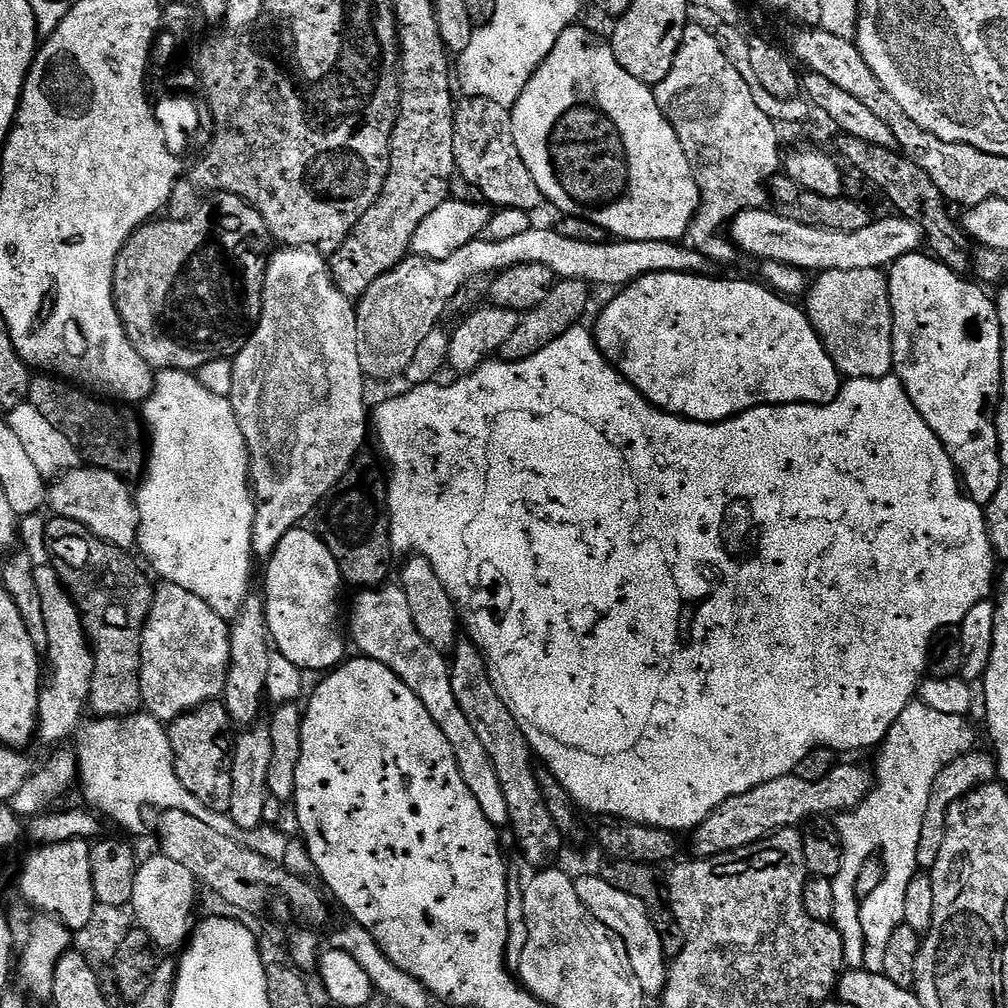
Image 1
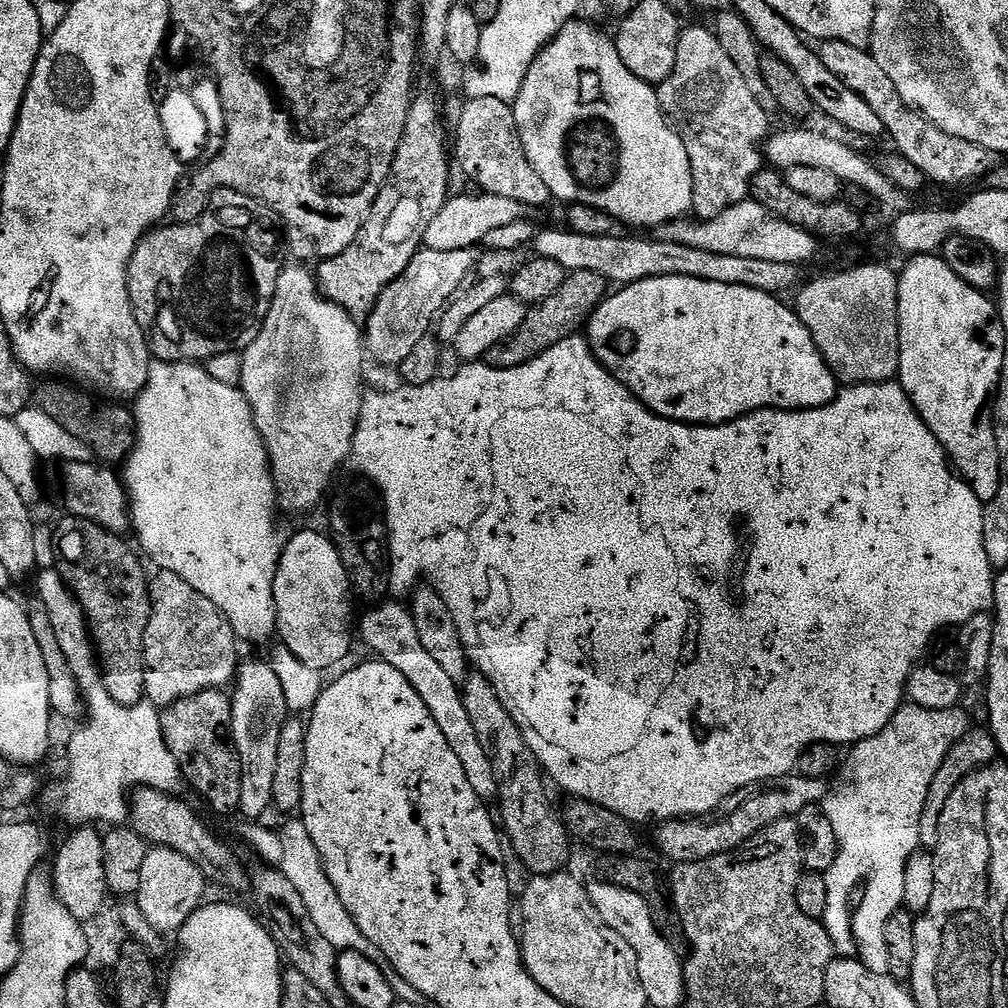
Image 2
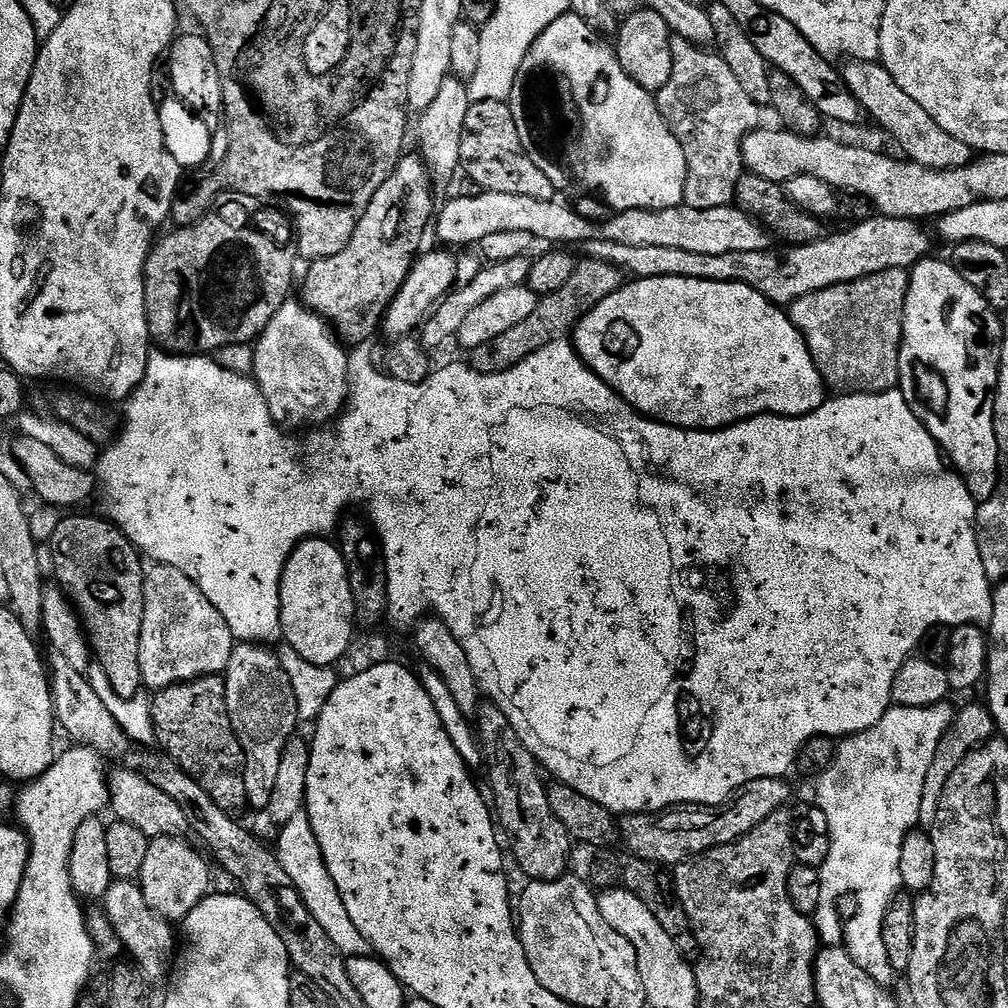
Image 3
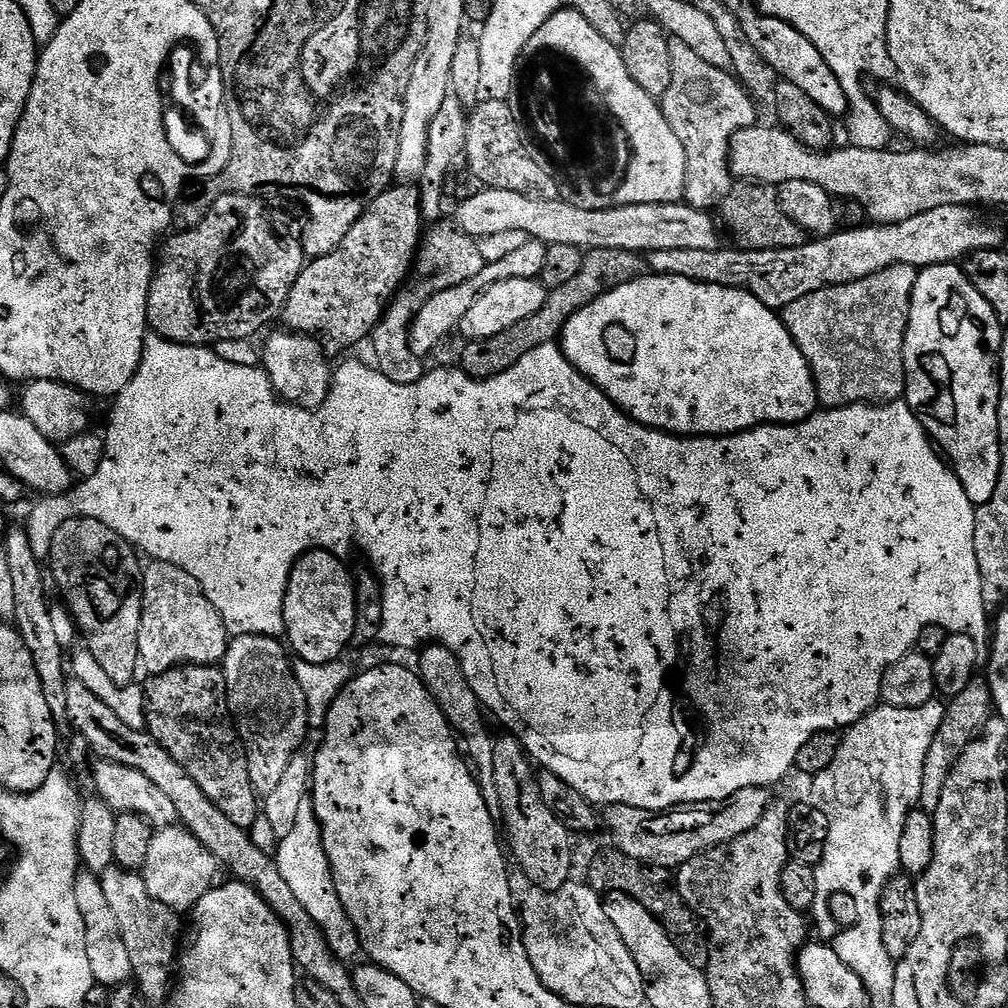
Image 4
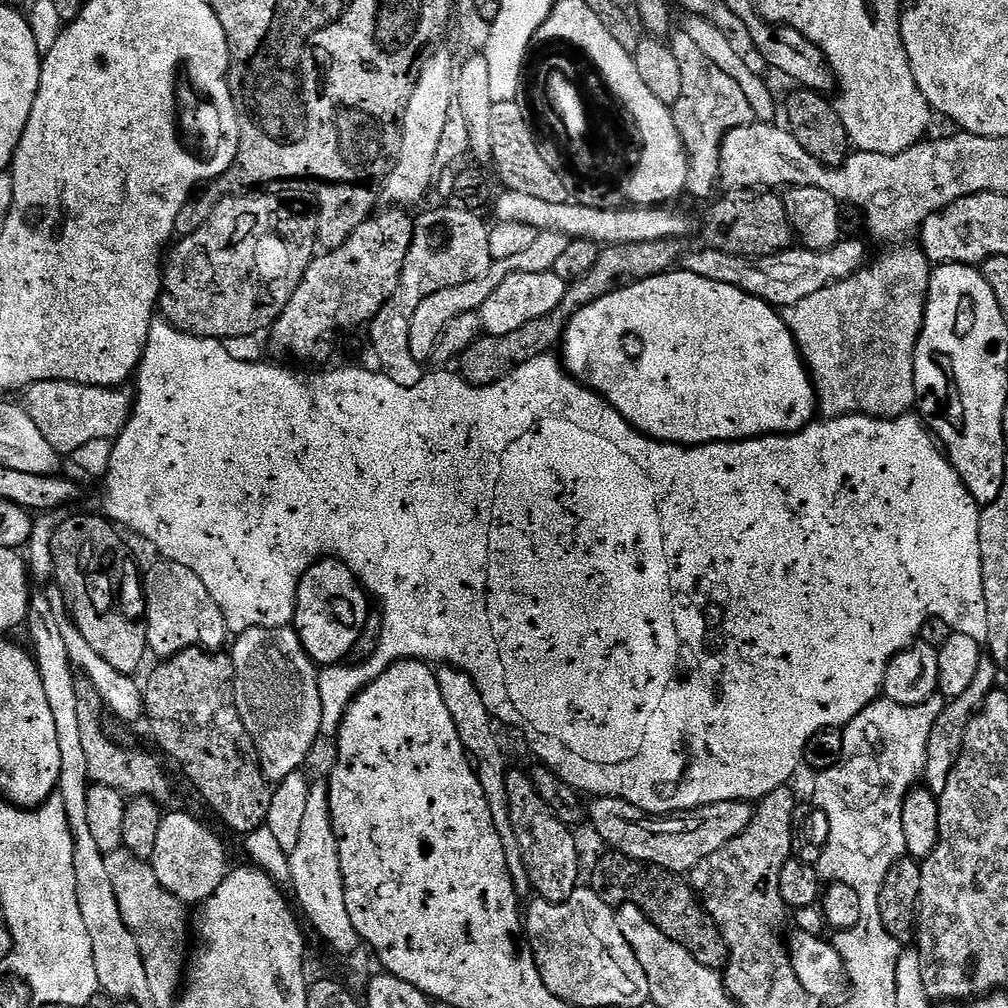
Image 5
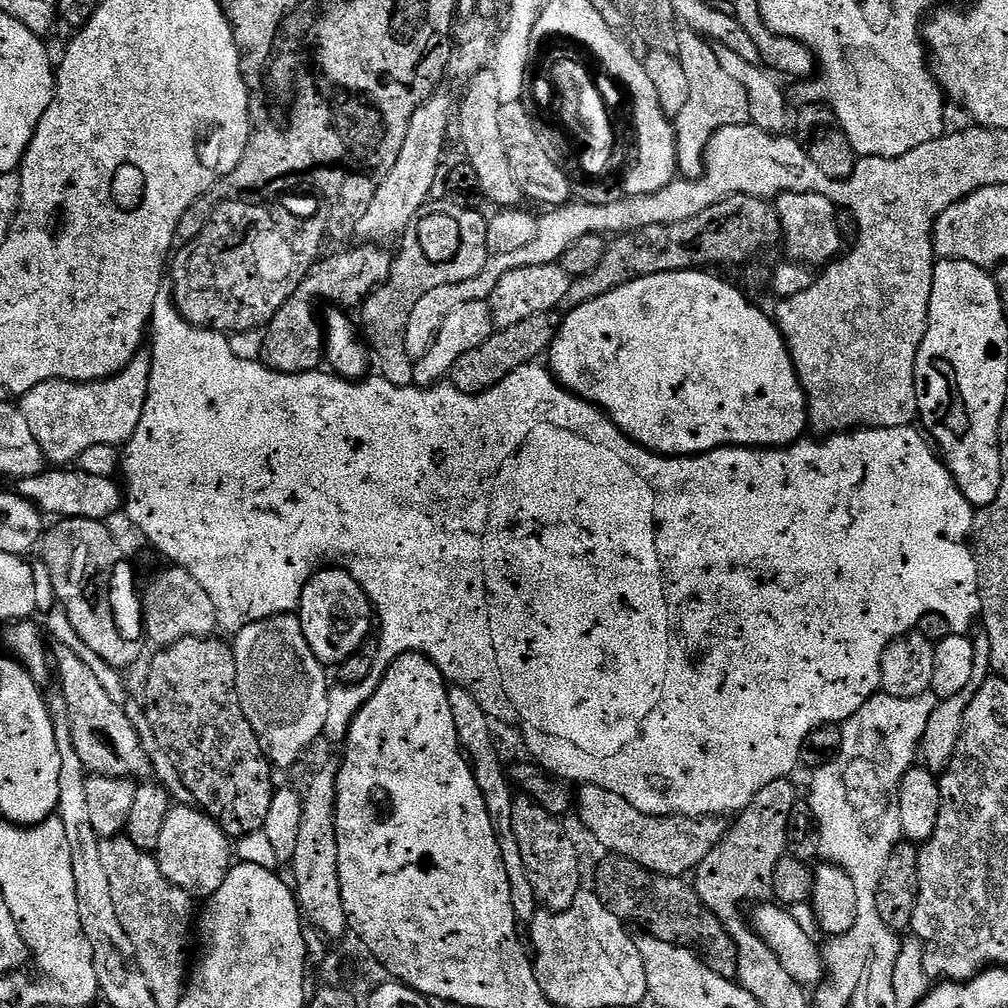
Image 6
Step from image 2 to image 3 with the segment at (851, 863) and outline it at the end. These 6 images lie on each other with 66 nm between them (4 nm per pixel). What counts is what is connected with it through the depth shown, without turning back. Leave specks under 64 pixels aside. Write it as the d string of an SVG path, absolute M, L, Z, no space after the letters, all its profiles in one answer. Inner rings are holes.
M948 702L930 707L902 707L893 705L882 721L870 730L860 731L856 735L845 737L836 749L836 757L830 766L818 778L815 803L822 810L828 823L830 834L830 854L820 867L822 878L822 905L832 906L840 897L854 894L858 898L858 914L843 925L843 947L866 970L874 982L888 986L894 979L890 958L886 958L886 942L882 942L884 909L895 900L902 888L902 842L921 823L922 792L926 786L930 762L948 732L948 727L956 721L957 709Z

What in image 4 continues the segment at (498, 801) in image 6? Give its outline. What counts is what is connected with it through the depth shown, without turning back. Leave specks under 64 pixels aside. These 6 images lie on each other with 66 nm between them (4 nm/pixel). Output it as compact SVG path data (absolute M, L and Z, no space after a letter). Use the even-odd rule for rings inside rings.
M430 644L420 654L420 679L432 691L432 697L444 711L444 717L451 724L452 731L462 738L462 748L474 769L476 783L482 790L482 798L486 798L490 806L498 805L498 782L494 774L494 736L488 733L488 724L484 721L484 705L481 704L478 694L474 694L474 686L470 686L460 665L460 659L450 649L440 644Z

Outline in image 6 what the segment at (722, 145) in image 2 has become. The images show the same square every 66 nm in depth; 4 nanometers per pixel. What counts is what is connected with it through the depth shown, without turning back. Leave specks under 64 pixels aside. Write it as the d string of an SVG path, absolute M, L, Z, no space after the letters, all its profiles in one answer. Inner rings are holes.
M680 30L676 34L674 53L682 66L686 78L686 98L680 112L674 117L676 130L676 167L685 180L699 180L706 171L704 153L710 138L722 126L738 126L750 121L750 102L746 90L722 66L718 66L716 49L708 40L691 30Z

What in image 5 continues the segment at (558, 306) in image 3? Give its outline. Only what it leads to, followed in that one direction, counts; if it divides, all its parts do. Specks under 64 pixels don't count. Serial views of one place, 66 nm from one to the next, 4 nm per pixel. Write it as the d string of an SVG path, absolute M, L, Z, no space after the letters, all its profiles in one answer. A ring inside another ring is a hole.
M663 240L662 242L630 242L629 244L609 244L601 247L598 254L598 262L590 274L571 281L568 293L560 307L555 308L550 314L542 318L534 318L534 322L526 322L526 326L518 326L510 334L501 336L481 335L471 344L465 352L458 357L459 375L463 376L467 384L497 384L504 380L515 368L530 362L530 358L551 353L552 347L561 343L564 330L568 327L569 319L580 308L584 308L590 302L598 302L606 294L616 292L619 288L625 288L631 284L637 284L643 280L649 280L655 276L663 276L673 267L672 264L681 259L682 244L678 240Z

